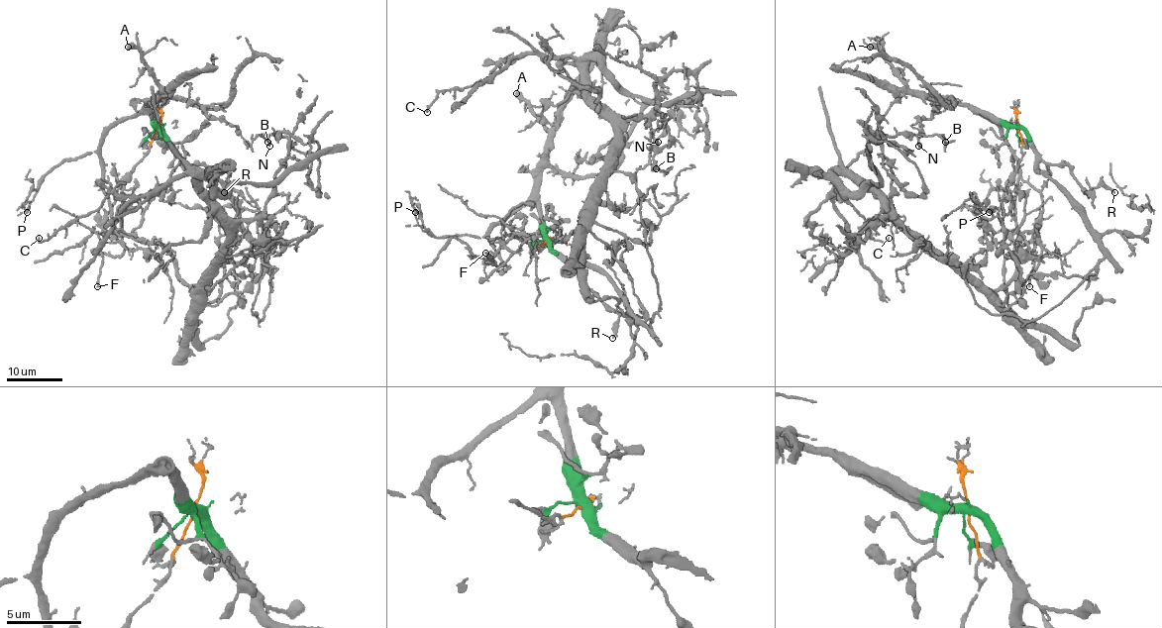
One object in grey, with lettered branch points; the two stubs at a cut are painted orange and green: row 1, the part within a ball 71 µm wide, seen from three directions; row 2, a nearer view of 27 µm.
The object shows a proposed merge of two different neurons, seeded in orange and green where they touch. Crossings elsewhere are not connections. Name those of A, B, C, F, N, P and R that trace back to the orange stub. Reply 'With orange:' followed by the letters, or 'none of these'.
With orange: B, C, N

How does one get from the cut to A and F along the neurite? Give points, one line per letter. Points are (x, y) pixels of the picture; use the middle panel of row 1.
A: (546, 243), (541, 227), (538, 190), (542, 156), (549, 135), (531, 107), (515, 92)
F: (546, 243), (539, 207), (525, 202), (488, 231), (503, 264), (484, 253)

